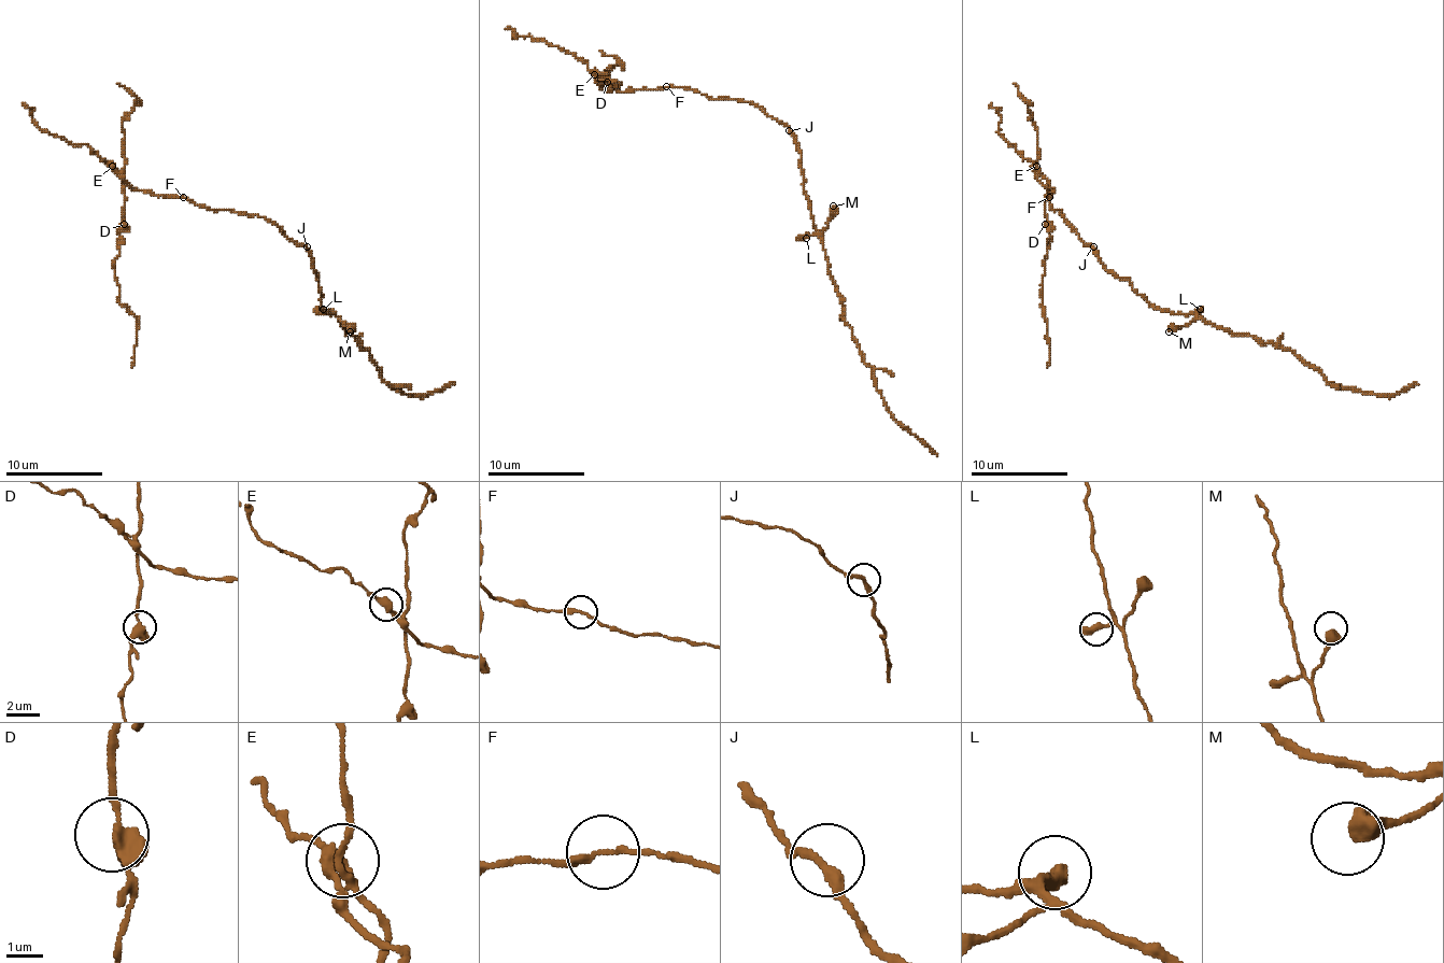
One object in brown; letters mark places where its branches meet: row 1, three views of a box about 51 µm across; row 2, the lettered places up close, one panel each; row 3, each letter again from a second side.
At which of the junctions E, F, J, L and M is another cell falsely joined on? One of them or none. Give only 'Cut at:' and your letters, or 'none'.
Cut at: E

